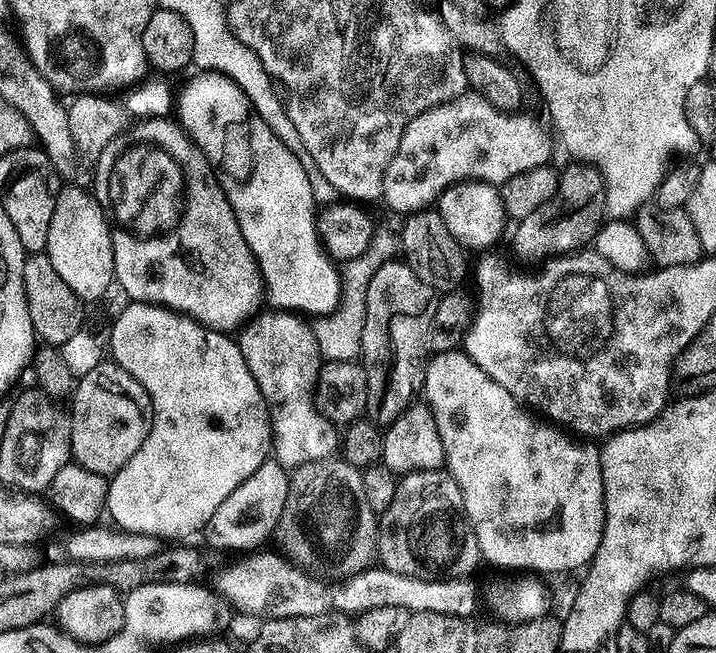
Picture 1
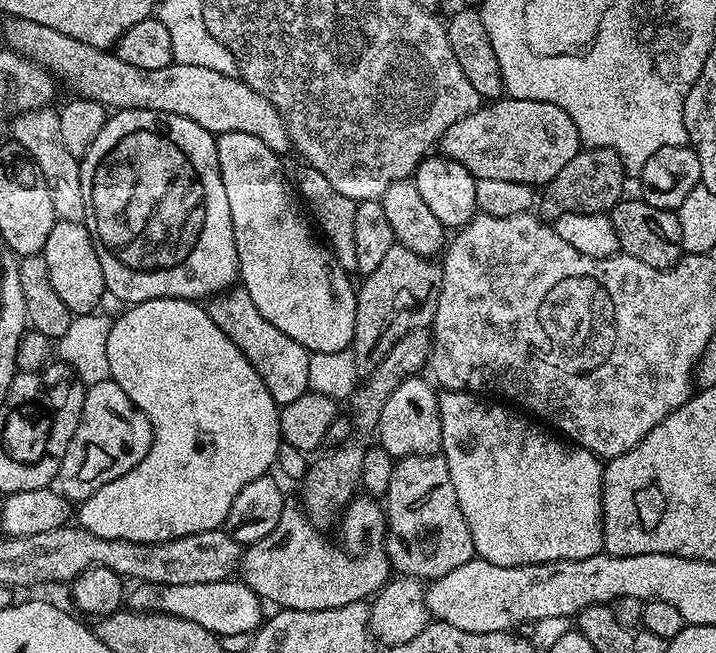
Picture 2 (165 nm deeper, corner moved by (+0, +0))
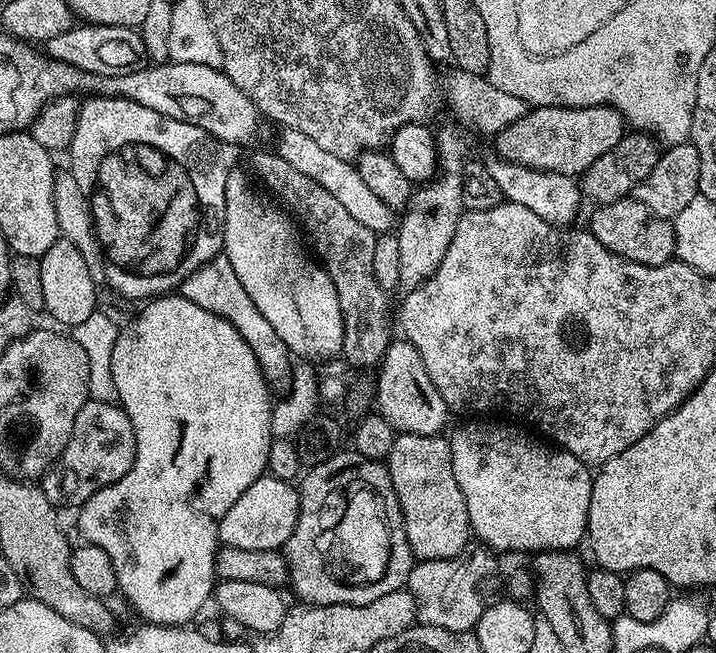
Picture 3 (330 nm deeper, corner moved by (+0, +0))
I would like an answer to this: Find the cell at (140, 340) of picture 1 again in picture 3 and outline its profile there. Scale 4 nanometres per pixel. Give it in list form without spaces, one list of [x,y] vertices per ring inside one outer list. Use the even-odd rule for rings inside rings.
[[[165,294],[159,298],[153,299],[151,302],[145,303],[144,308],[140,312],[140,317],[133,322],[127,329],[126,327],[121,331],[118,342],[114,346],[114,362],[112,363],[112,369],[114,370],[114,386],[116,387],[116,400],[121,408],[124,409],[124,413],[130,418],[130,422],[134,426],[134,438],[136,439],[136,457],[134,462],[130,466],[130,470],[124,477],[118,482],[114,482],[110,486],[106,486],[102,490],[98,490],[92,497],[89,498],[86,503],[79,505],[78,512],[80,512],[80,532],[87,543],[94,546],[102,546],[102,550],[106,550],[106,554],[110,554],[110,562],[114,562],[114,574],[116,575],[116,587],[119,595],[124,595],[128,599],[128,604],[141,616],[142,621],[147,622],[149,625],[159,626],[184,626],[200,612],[200,607],[204,603],[209,603],[210,597],[214,592],[214,585],[217,583],[218,577],[216,575],[216,554],[218,551],[218,545],[220,544],[220,523],[222,518],[226,514],[226,510],[230,510],[230,506],[234,506],[234,502],[238,502],[238,498],[242,494],[246,494],[246,490],[250,490],[252,483],[258,479],[259,476],[265,475],[268,467],[268,455],[270,454],[270,446],[273,442],[272,435],[272,405],[274,403],[273,397],[268,397],[268,391],[270,391],[270,385],[265,380],[262,370],[258,366],[258,362],[254,358],[254,354],[250,350],[250,346],[246,346],[246,342],[242,338],[242,334],[238,334],[238,330],[234,330],[234,326],[230,322],[226,322],[222,318],[218,318],[214,314],[210,314],[206,310],[202,310],[202,306],[194,306],[194,302],[184,299],[179,294]]]

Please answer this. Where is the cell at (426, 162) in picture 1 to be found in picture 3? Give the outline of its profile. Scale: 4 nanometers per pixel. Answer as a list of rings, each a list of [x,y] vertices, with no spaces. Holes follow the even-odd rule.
[[[599,104],[593,108],[533,107],[514,128],[502,130],[494,144],[503,159],[543,172],[563,172],[579,178],[602,154],[614,150],[626,135],[626,121],[617,108]]]

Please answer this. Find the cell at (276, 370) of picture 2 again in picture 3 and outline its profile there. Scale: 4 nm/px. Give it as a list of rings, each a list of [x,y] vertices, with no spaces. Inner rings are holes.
[[[218,255],[198,270],[194,270],[194,274],[190,274],[180,283],[178,292],[184,299],[194,302],[194,306],[202,306],[202,310],[230,322],[234,330],[242,334],[246,346],[250,346],[269,385],[289,383],[294,360],[288,351],[286,342],[282,342],[282,334],[277,334],[274,326],[270,326],[270,322],[262,318],[262,313],[258,311],[258,306],[254,306],[250,294],[242,290],[242,282],[238,282],[238,274],[234,274],[234,266],[230,266],[230,262],[224,255]]]

